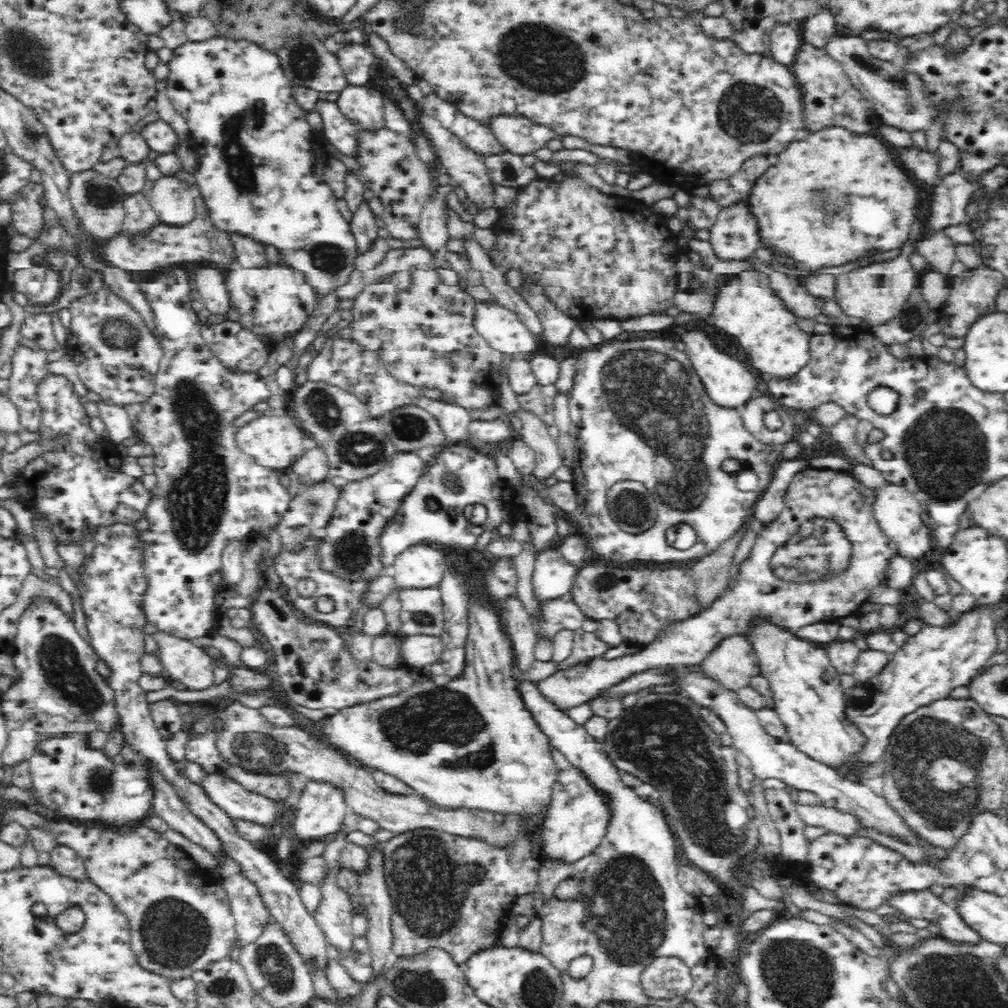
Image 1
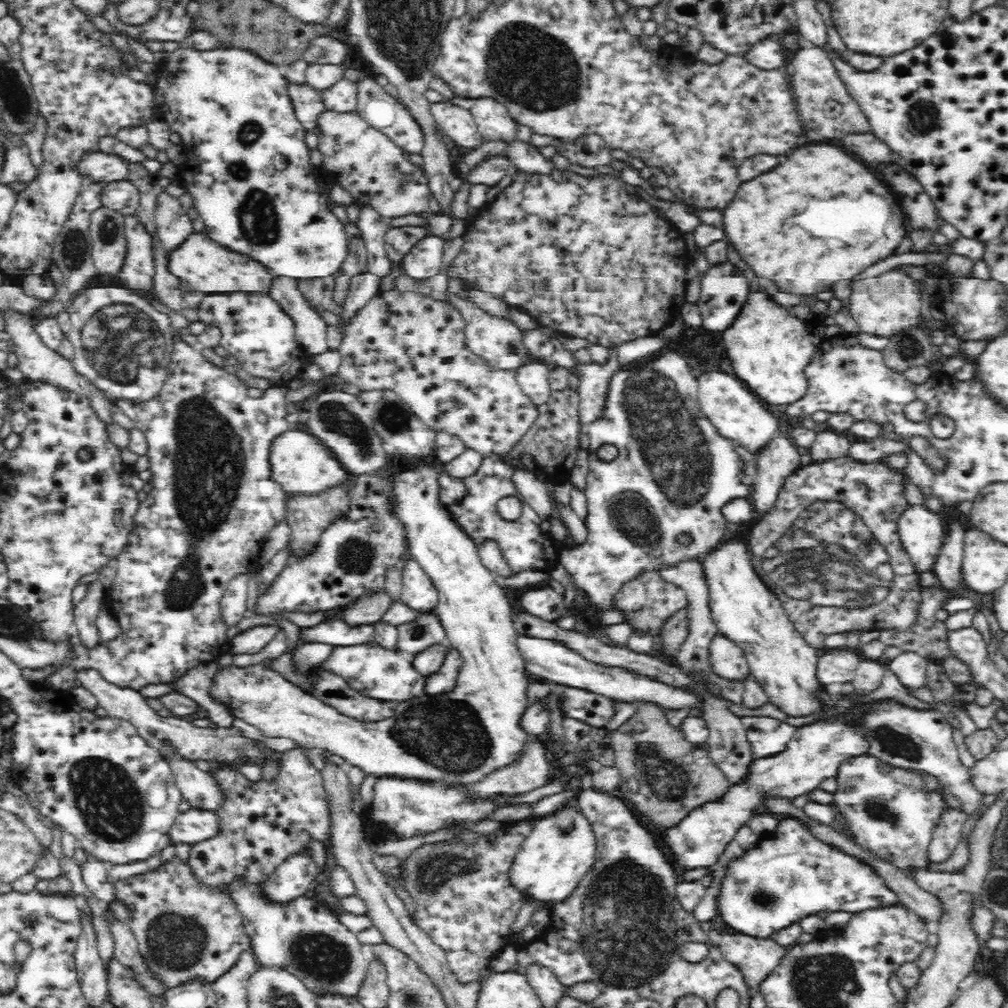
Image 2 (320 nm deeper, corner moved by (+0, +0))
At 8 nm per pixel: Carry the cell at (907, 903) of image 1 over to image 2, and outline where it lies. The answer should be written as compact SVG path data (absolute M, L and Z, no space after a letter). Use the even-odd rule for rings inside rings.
M780 818L779 824L770 835L761 837L752 850L734 860L728 866L728 874L721 881L718 900L720 912L728 926L750 936L770 938L774 932L800 922L802 918L816 915L822 910L832 912L862 912L879 907L903 906L896 891L890 890L882 877L874 869L841 850L830 846L806 830L801 820Z

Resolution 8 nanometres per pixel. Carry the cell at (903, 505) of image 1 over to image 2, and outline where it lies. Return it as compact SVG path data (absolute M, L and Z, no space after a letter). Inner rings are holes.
M909 503L902 511L902 514L899 514L897 533L899 534L899 540L904 550L907 552L907 556L910 557L911 564L915 566L917 572L920 574L932 571L945 534L945 529L940 516L938 516L938 512L933 513L922 503Z

